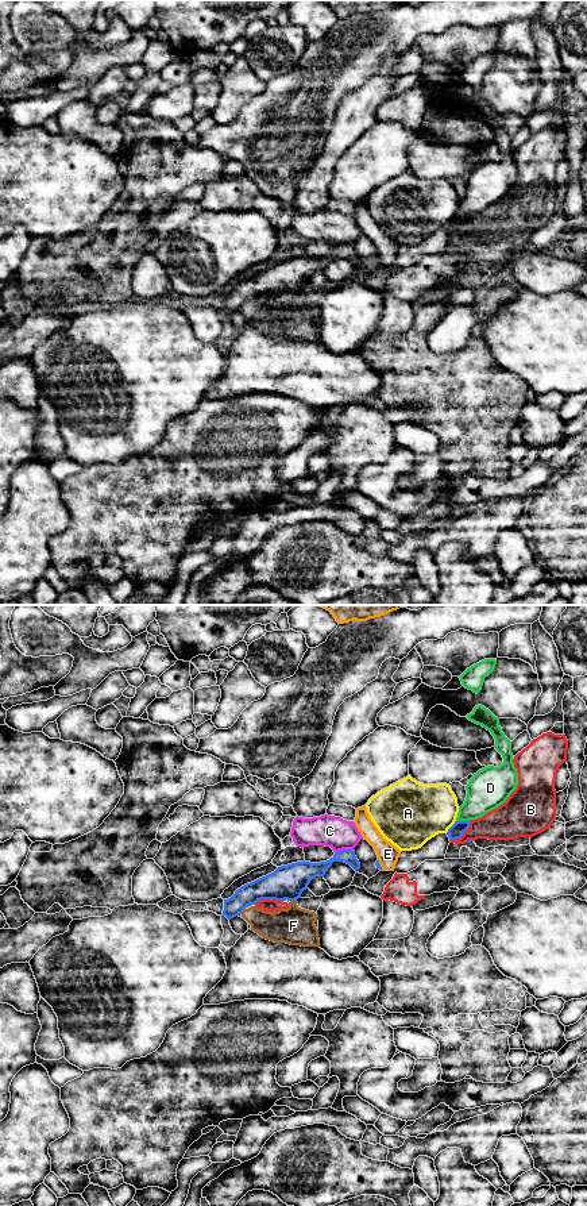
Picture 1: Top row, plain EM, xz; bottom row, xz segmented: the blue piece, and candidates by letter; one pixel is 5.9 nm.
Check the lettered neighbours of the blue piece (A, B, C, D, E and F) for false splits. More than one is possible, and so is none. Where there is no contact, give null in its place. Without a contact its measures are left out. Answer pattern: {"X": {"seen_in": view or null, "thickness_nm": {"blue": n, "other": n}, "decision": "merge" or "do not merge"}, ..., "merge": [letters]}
{"A": {"seen_in": "xz", "thickness_nm": {"blue": 90, "other": 380}, "decision": "do not merge"}, "B": {"seen_in": "xz", "thickness_nm": {"blue": 90, "other": 200}, "decision": "do not merge"}, "C": {"seen_in": "xz", "thickness_nm": {"blue": 110, "other": 190}, "decision": "do not merge"}, "D": {"seen_in": "xz", "thickness_nm": {"blue": 90, "other": 240}, "decision": "do not merge"}, "E": {"seen_in": "xz", "thickness_nm": {"blue": 30, "other": 130}, "decision": "do not merge"}, "F": {"seen_in": "xz", "thickness_nm": {"blue": 200, "other": 220}, "decision": "do not merge"}, "merge": []}

